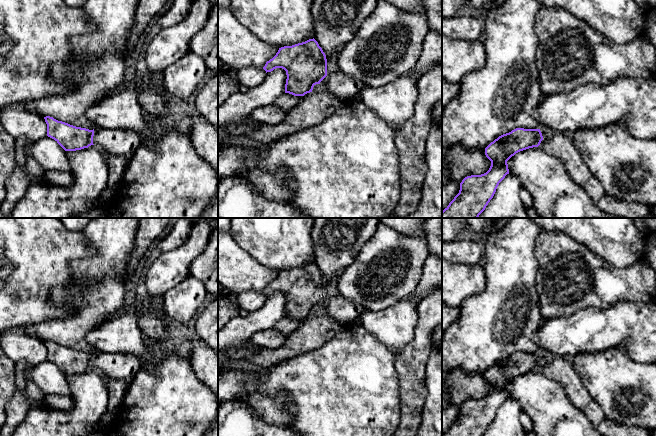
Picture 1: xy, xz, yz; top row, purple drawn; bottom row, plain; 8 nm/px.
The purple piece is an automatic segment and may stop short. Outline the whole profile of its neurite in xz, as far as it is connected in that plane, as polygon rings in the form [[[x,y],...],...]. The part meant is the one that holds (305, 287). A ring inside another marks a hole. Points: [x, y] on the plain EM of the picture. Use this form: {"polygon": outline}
{"polygon": [[[314,262],[279,272],[263,291],[266,297],[276,292],[286,295],[285,317],[294,320],[304,320],[319,308],[333,321],[349,323],[360,319],[365,309],[340,295],[328,299],[326,279]]]}

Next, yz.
{"polygon": [[[516,352],[499,360],[485,372],[485,379],[491,385],[489,394],[481,399],[465,401],[460,407],[459,417],[442,436],[483,436],[493,422],[499,407],[509,398],[507,385],[520,375],[538,371],[542,364],[540,353]]]}

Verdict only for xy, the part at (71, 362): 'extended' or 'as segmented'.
extended

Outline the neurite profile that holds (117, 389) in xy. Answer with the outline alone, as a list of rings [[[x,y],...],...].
[[[100,373],[100,376],[103,378],[109,391],[107,410],[113,413],[117,413],[117,409],[122,404],[125,394],[128,390],[129,383],[112,379],[103,373]]]

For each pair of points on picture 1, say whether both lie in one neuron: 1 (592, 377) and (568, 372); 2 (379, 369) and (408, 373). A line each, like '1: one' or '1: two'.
1: two
2: two

